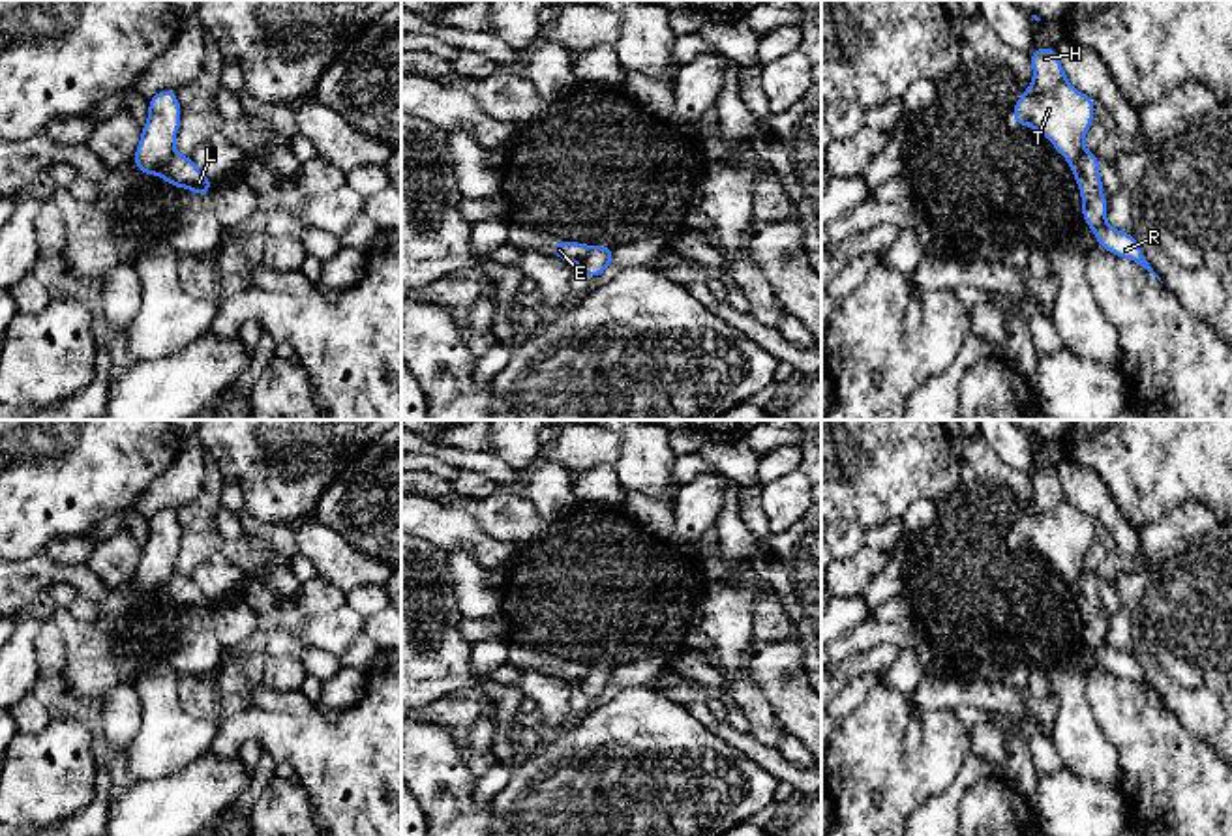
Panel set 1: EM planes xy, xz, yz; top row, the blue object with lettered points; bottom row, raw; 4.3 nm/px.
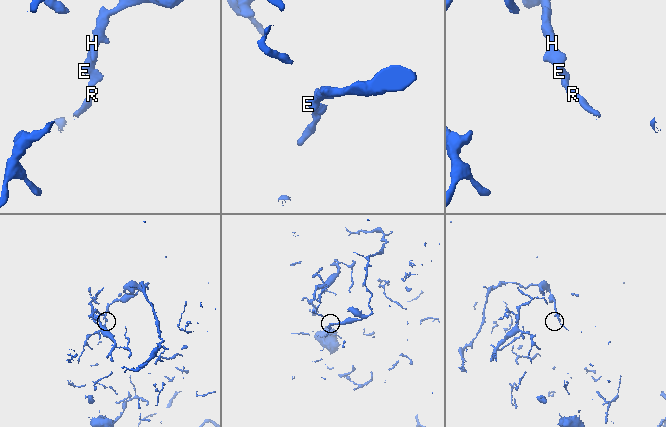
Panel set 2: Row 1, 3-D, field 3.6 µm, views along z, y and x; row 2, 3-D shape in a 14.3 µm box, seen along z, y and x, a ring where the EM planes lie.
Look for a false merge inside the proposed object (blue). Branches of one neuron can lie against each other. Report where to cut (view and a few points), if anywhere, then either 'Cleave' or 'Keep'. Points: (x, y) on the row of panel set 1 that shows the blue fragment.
Split along xy (175, 152), (156, 173). Cleave

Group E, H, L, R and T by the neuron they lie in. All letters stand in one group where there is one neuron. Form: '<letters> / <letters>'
E H T / L R

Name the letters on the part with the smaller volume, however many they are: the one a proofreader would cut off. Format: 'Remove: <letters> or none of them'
Remove: E, H, T

